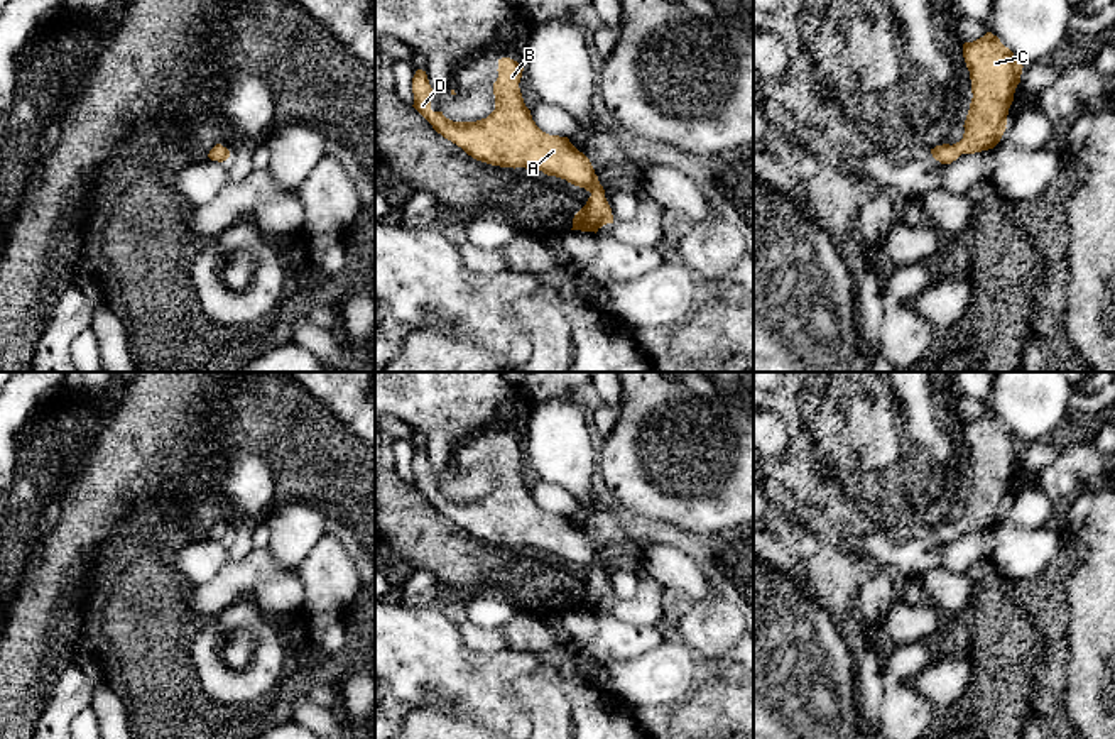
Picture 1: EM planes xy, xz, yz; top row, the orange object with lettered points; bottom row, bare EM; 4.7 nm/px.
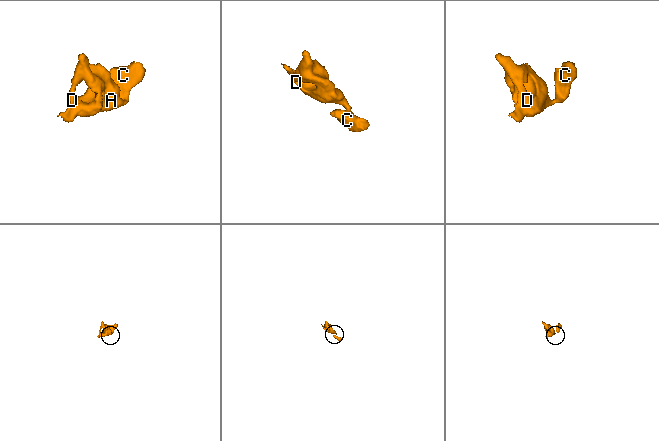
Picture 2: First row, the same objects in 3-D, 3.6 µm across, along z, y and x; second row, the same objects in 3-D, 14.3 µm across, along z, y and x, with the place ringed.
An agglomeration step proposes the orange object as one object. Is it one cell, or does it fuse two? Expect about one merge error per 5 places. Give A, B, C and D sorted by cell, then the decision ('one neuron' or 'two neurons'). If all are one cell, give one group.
A B C D | one neuron

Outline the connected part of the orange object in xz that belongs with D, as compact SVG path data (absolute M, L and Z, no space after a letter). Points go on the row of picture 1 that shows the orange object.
M502 57L497 71L495 110L487 118L453 122L443 112L432 112L432 88L422 69L417 69L412 78L412 107L438 134L476 161L500 167L539 169L590 191L591 196L574 215L571 230L596 233L603 225L613 223L605 189L590 159L568 137L549 135L532 120L519 88L524 66L510 57Z

